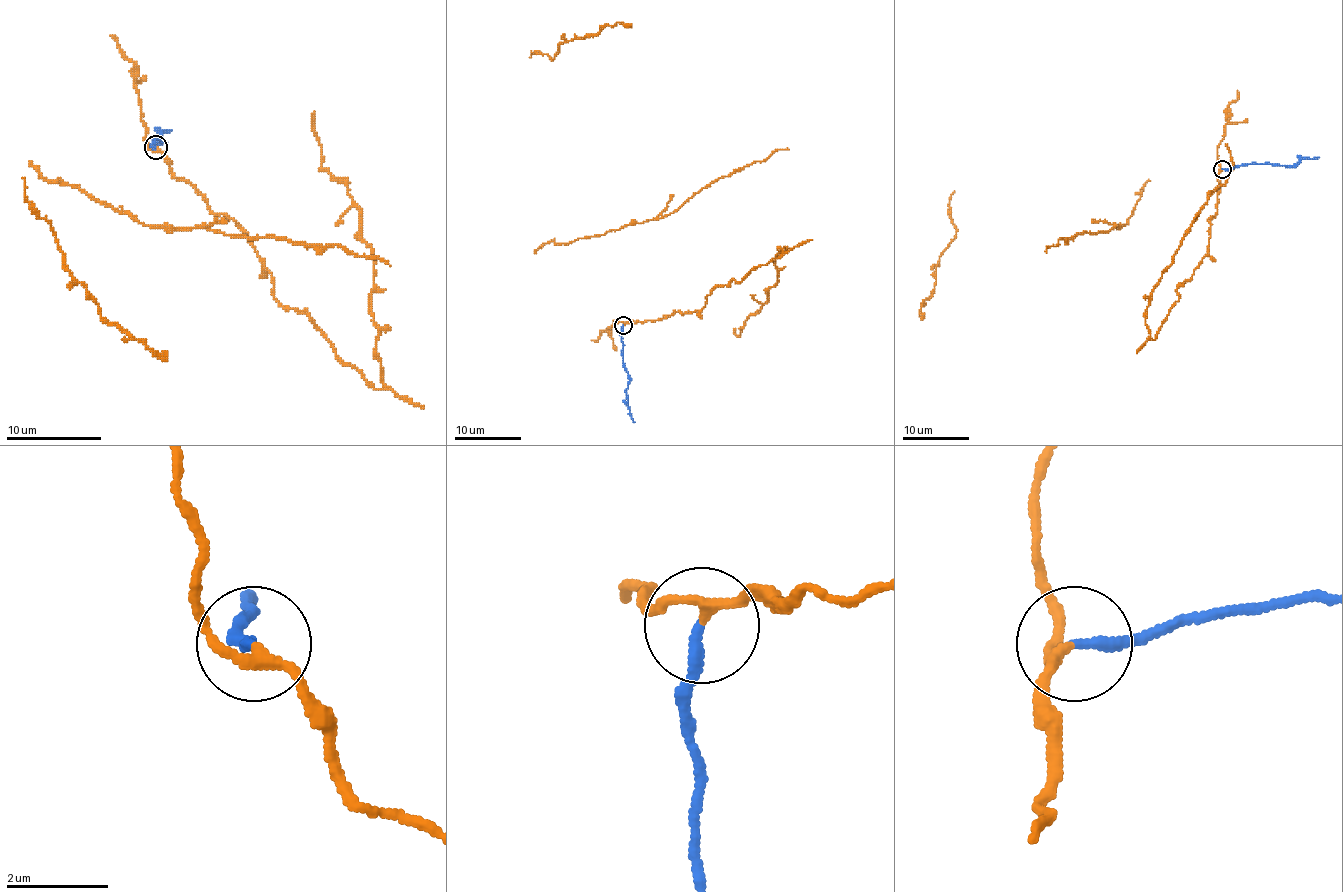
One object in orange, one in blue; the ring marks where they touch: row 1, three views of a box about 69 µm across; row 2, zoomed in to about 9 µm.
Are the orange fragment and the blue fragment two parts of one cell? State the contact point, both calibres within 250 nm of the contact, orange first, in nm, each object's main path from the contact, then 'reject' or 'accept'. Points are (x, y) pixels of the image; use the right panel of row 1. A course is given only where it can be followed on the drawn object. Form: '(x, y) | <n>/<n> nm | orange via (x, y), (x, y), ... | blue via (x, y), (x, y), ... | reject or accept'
(1222, 169) | 170/200 nm | orange via (1222, 169), (1208, 252), (1153, 339), (1150, 294), (1225, 182), (1225, 144) | blue via (1222, 169), (1264, 164), (1295, 165), (1302, 159), (1319, 157) | reject

